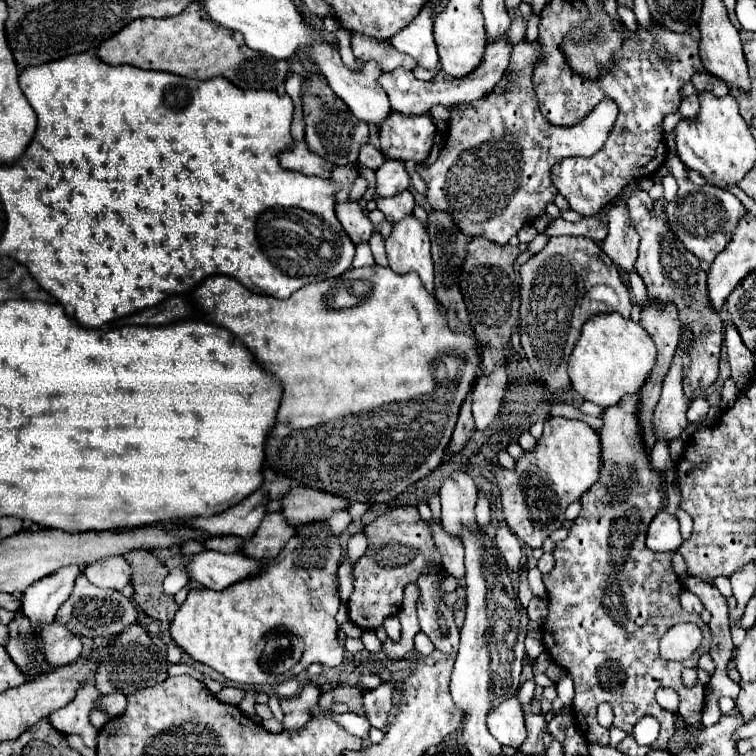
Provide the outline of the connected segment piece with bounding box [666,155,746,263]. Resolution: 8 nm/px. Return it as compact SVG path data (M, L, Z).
M668 155L666 159L668 171L678 181L678 195L674 201L666 205L666 219L672 227L672 233L684 243L692 255L696 255L700 261L712 263L714 257L728 245L728 239L736 227L736 221L740 215L744 215L744 205L728 191L722 191L714 185L694 185L686 177L686 167L676 155Z

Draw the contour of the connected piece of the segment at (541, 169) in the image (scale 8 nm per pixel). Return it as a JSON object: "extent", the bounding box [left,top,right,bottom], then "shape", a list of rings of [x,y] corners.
{"extent":[416,37,618,245],"shape":[[[526,37],[514,45],[510,65],[488,97],[468,103],[468,107],[450,107],[450,119],[448,119],[448,135],[446,143],[438,155],[438,159],[430,165],[416,165],[418,175],[428,185],[426,201],[432,209],[448,211],[448,215],[456,221],[456,225],[472,237],[486,237],[498,245],[506,245],[512,235],[516,235],[526,223],[534,221],[536,217],[546,213],[546,205],[554,201],[556,187],[550,179],[550,169],[556,161],[562,161],[566,157],[592,157],[608,139],[608,133],[614,127],[614,121],[618,117],[618,107],[614,101],[604,99],[596,105],[596,109],[580,121],[576,127],[556,127],[550,121],[544,119],[544,115],[538,109],[534,85],[532,85],[532,73],[536,65],[542,59],[540,43],[528,41]]]}

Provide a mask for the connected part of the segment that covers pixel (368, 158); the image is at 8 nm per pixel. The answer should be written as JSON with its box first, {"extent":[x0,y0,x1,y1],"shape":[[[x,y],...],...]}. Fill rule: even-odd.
{"extent":[358,143,384,171],"shape":[[[366,143],[366,145],[360,149],[360,157],[358,157],[358,161],[364,163],[366,167],[370,167],[370,169],[376,171],[376,169],[384,163],[384,155],[382,155],[374,145]]]}

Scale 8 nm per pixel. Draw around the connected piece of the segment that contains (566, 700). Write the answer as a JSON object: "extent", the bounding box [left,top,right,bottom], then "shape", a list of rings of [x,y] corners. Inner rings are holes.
{"extent":[556,671,574,707],"shape":[[[566,671],[556,681],[556,691],[558,691],[558,699],[564,703],[564,707],[570,707],[572,699],[574,699],[574,687],[572,687],[572,677]]]}

